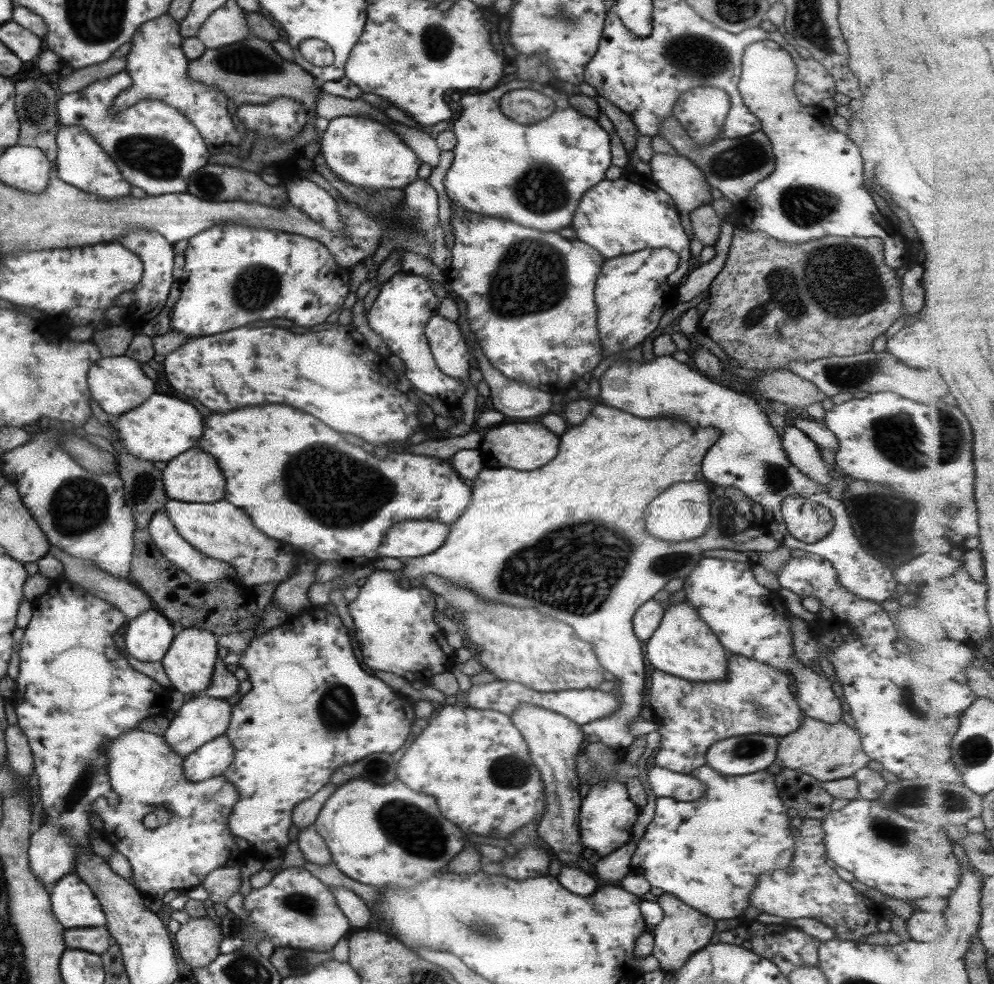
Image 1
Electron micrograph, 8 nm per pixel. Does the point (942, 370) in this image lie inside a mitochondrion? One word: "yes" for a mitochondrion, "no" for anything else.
no

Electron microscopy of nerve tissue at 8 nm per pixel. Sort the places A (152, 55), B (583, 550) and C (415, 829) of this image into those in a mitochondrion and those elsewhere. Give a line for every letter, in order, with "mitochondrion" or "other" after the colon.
A: other
B: mitochondrion
C: mitochondrion

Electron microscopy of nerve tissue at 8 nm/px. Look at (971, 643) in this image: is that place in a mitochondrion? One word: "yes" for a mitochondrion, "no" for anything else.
no

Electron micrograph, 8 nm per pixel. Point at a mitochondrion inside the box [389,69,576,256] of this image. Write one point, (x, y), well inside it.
(541, 190)

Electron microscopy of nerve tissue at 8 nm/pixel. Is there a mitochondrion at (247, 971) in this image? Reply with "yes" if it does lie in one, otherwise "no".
yes

